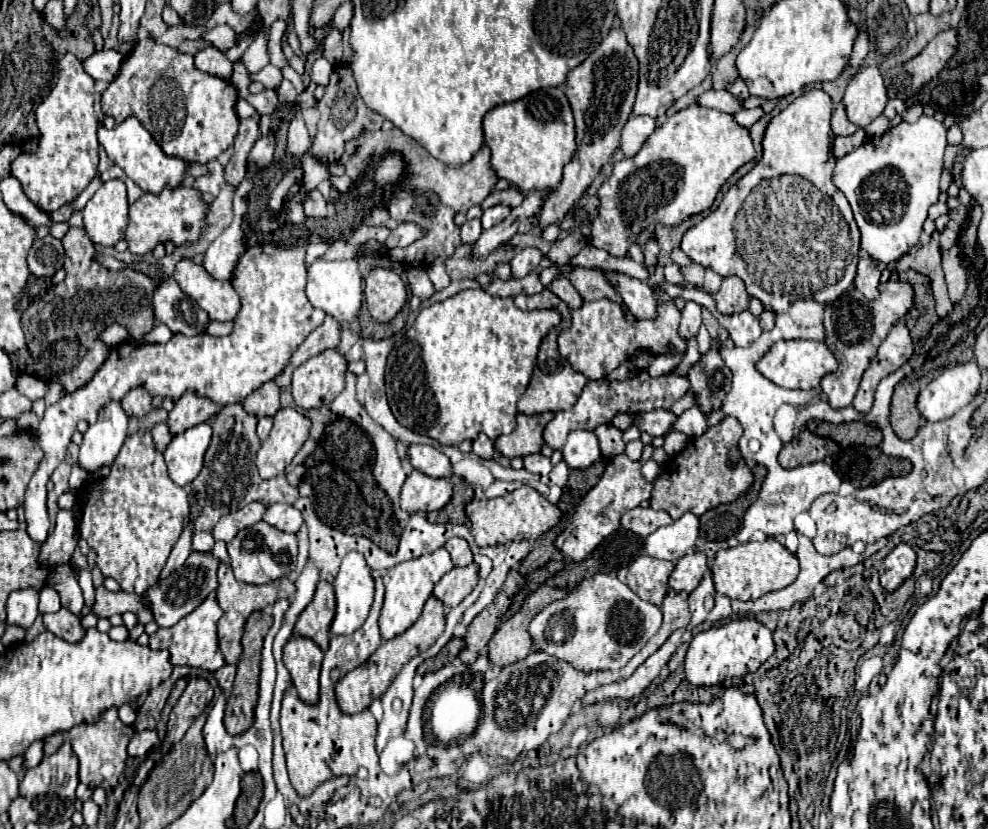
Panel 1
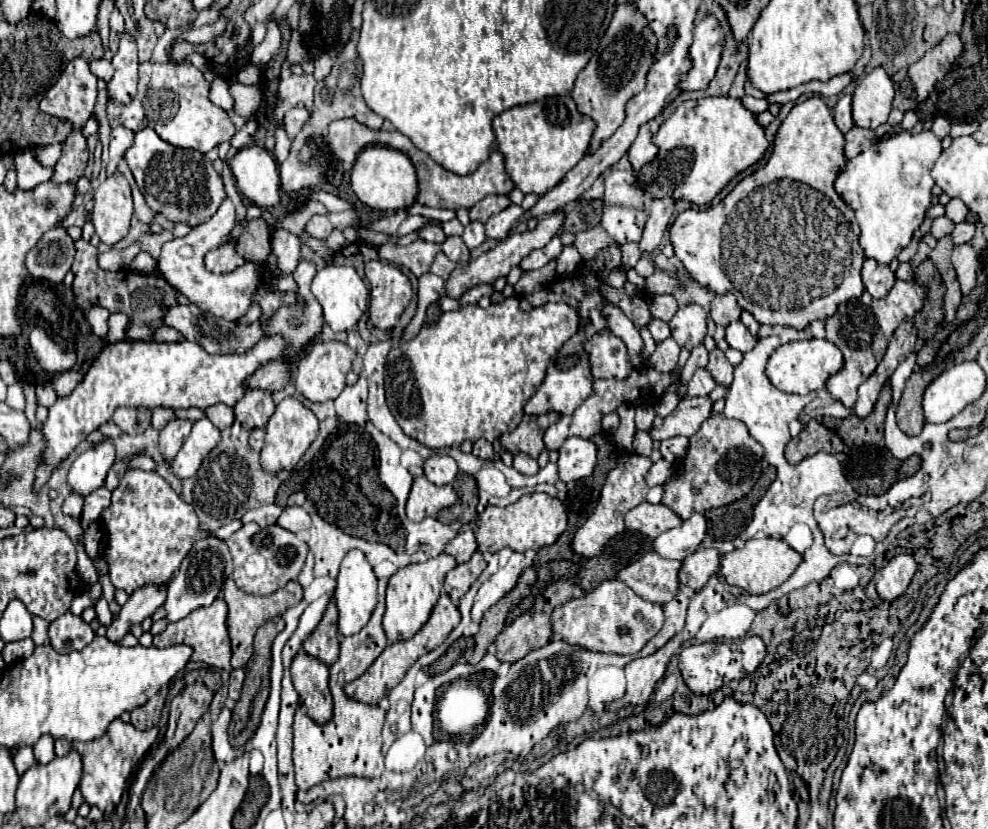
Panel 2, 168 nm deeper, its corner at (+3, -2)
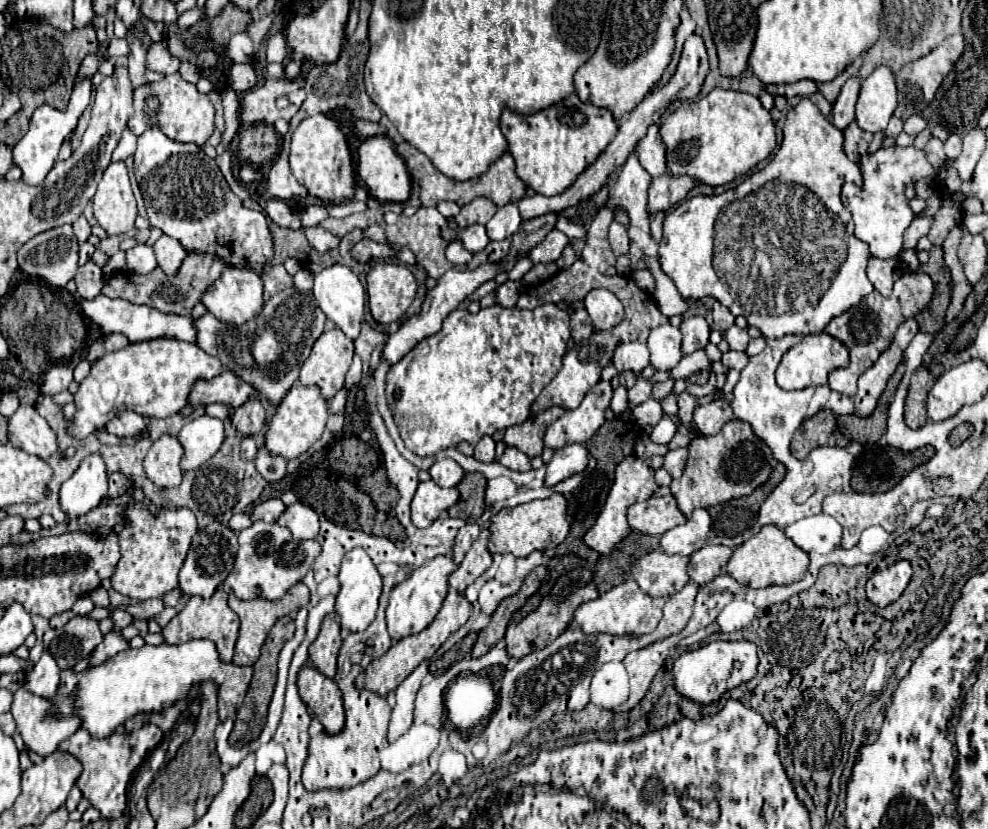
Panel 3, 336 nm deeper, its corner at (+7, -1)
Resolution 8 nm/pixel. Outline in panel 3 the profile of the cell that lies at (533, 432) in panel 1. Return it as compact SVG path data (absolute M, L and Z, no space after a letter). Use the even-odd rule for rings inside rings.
M529 418L518 426L507 428L503 442L507 446L521 450L529 458L535 458L535 456L541 456L541 452L543 452L543 435L543 429L536 423L532 423L532 419Z

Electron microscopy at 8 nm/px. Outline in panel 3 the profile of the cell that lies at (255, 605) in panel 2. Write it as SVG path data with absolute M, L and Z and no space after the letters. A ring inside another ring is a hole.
M229 592L229 606L231 610L239 616L241 620L241 630L239 630L239 640L237 640L237 646L235 646L235 656L233 656L233 664L237 666L253 666L259 658L259 652L261 652L261 646L269 634L269 630L273 628L273 624L281 618L281 616L287 616L303 606L307 606L307 598L301 594L293 594L293 592L287 592L281 600L277 602L271 602L271 600L241 600L237 598L233 592Z

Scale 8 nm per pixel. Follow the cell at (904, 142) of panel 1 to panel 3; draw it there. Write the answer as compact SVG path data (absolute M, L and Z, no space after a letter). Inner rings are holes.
M891 146L879 148L875 154L861 156L861 174L863 174L861 188L845 184L841 192L841 200L855 222L855 236L869 244L871 256L883 260L895 258L903 248L903 232L915 218L915 214L907 206L903 190L907 184L933 176L933 166L927 162L923 150L915 150L913 146L911 148Z

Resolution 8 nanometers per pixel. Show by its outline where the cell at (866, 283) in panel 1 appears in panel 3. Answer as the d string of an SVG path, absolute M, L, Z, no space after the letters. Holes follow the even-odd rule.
M871 258L867 266L867 276L873 282L877 292L881 292L883 296L889 296L895 280L901 276L901 270L905 272L905 266L897 258L889 258L889 260Z

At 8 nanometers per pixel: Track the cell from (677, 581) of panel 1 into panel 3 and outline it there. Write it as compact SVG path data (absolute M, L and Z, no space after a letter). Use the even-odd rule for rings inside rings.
M713 544L703 546L695 554L691 554L691 562L689 562L691 580L697 582L699 586L711 582L725 568L731 554L733 550L729 546L713 546Z

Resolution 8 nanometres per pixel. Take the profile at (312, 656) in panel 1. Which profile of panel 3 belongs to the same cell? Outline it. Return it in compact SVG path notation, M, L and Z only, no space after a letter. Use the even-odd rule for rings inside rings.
M303 666L299 672L299 694L311 714L325 726L329 734L339 734L345 726L345 708L341 690L335 680L325 678L319 670Z

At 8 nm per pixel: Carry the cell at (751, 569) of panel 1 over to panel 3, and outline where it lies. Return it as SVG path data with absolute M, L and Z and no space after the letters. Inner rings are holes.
M765 526L759 534L755 534L751 540L743 542L735 552L733 558L727 564L727 572L741 584L749 588L765 588L771 584L787 586L799 582L809 568L809 554L803 552L799 546L793 544L791 538L785 536L785 532L777 526Z

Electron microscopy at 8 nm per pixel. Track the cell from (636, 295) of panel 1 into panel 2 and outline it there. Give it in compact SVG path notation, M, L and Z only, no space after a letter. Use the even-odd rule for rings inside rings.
M651 317L651 321L649 321L647 327L649 327L649 331L651 331L651 335L653 335L655 341L663 341L663 339L667 339L671 335L669 325L665 321L657 319L657 317Z

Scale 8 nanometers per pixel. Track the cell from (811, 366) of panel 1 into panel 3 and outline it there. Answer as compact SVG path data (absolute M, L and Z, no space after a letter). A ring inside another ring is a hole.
M823 332L819 336L805 336L797 346L793 346L777 368L777 384L785 390L801 390L807 386L821 386L827 384L827 376L835 368L849 366L849 350L847 346L833 338L831 334Z

